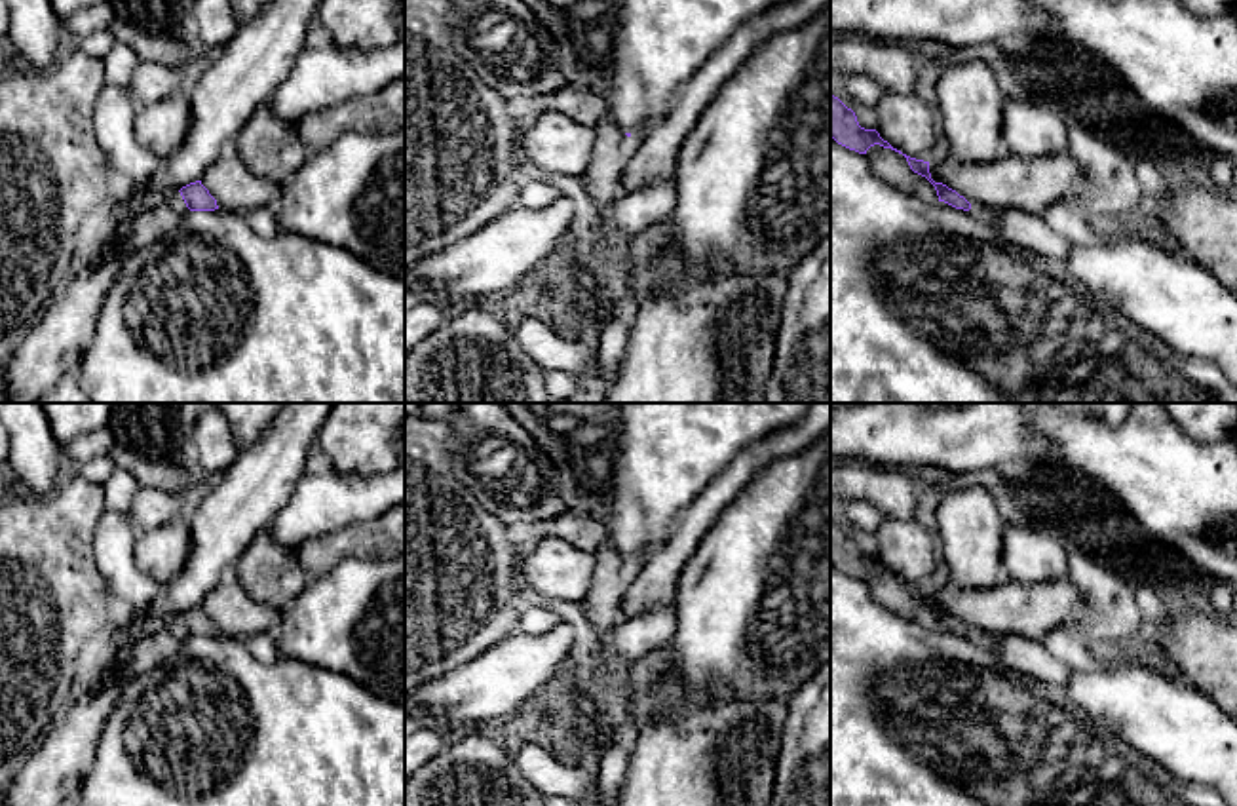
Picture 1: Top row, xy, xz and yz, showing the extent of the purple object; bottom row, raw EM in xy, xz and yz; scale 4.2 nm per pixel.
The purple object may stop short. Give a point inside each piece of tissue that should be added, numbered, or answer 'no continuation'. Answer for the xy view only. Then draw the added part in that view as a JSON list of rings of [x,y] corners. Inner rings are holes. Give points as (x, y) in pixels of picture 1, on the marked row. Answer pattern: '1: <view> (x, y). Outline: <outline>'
1: xy (175, 200). Outline: [[[175,192],[167,202],[169,202],[169,205],[171,205],[181,217],[190,211],[190,209],[186,207],[181,192]]]

